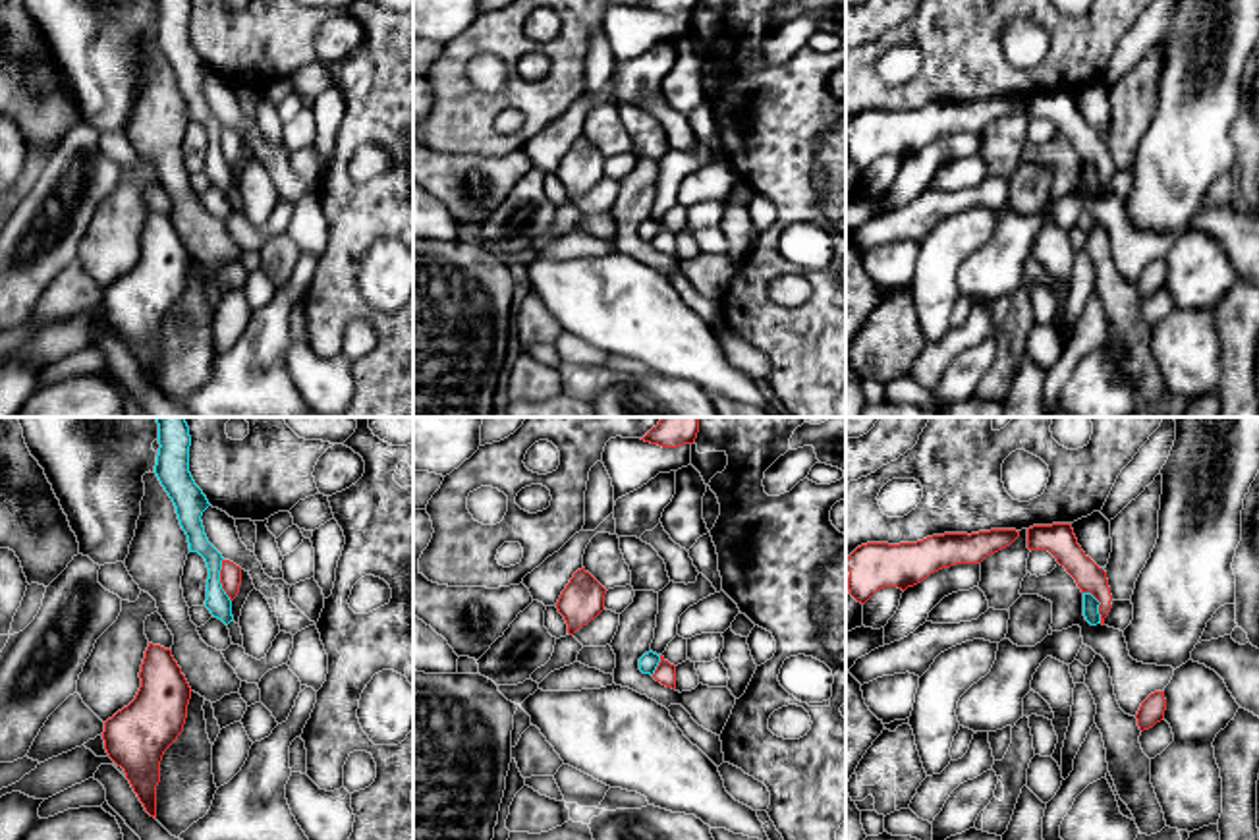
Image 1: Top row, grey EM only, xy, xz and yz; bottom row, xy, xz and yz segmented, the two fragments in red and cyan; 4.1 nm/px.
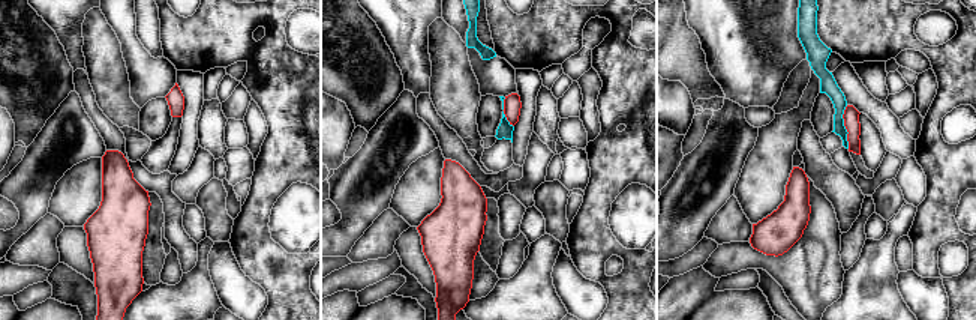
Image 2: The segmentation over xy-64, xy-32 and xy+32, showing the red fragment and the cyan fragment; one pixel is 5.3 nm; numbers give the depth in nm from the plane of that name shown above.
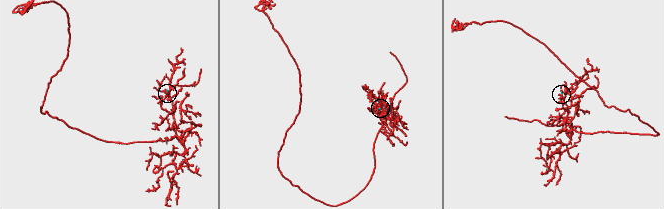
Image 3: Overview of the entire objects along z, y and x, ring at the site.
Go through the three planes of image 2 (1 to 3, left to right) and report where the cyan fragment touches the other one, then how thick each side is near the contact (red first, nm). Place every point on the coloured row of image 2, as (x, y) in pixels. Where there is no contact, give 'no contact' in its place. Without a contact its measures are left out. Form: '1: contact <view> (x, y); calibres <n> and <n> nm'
1: no contact
2: contact xy-32 (507, 119); calibres 100 and 80 nm
3: contact xy+32 (844, 125); calibres 90 and 90 nm

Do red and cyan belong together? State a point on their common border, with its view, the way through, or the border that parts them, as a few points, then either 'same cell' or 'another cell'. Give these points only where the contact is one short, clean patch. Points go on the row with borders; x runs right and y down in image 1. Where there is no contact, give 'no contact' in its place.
contact xy (221, 580); border xy (223, 559), (221, 588), (230, 601); another cell

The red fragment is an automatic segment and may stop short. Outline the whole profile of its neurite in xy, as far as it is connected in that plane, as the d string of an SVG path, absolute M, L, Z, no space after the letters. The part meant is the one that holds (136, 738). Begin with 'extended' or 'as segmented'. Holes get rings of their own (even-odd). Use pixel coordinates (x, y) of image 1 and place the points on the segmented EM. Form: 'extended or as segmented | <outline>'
as segmented | M149 643L135 699L104 722L104 749L124 769L145 811L156 819L164 751L183 732L191 687L170 649Z

